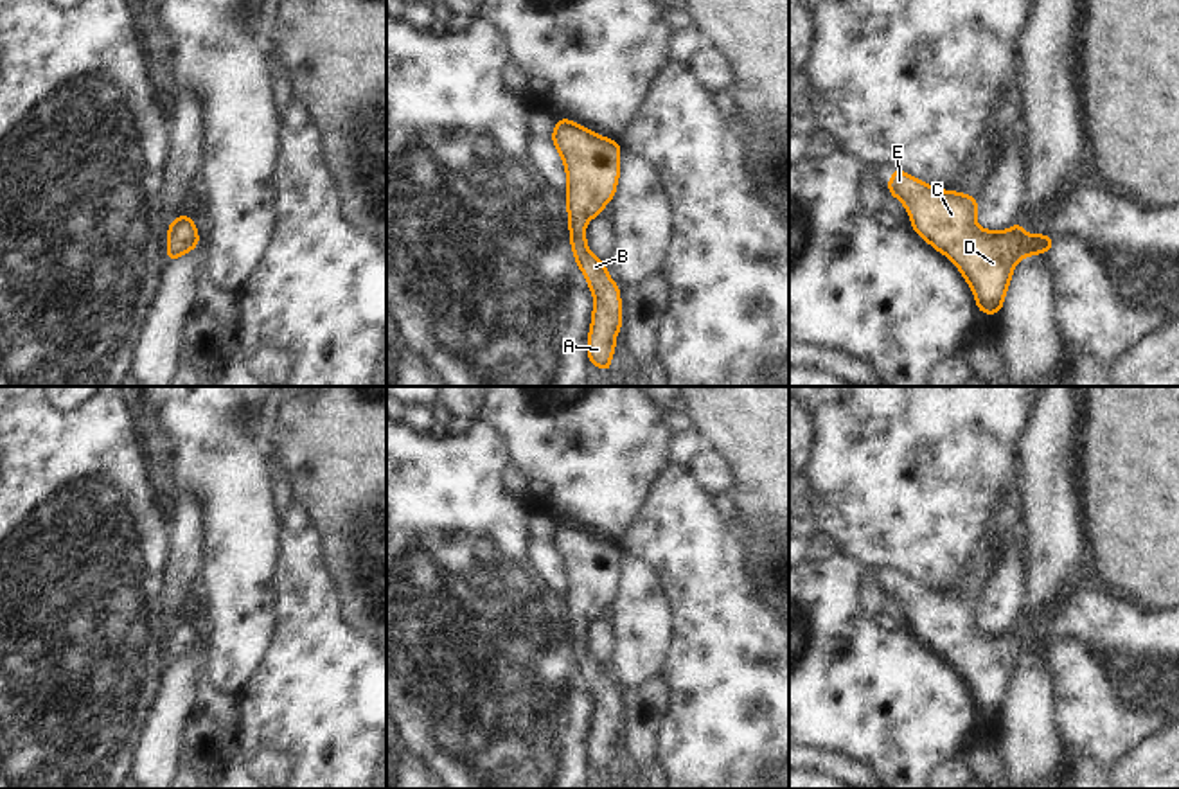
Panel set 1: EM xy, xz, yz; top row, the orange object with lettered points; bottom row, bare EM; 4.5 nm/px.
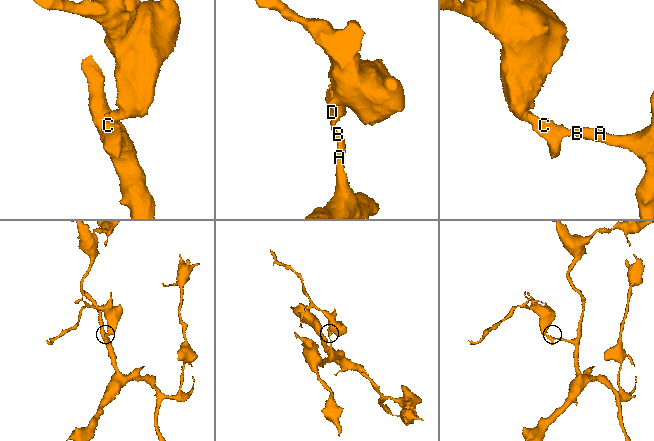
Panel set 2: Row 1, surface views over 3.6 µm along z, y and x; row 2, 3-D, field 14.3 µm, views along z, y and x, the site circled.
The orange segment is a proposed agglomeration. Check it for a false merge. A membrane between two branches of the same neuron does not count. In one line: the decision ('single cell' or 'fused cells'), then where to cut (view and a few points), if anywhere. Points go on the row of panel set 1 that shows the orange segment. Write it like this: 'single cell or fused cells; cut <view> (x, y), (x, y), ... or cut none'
single cell; cut none

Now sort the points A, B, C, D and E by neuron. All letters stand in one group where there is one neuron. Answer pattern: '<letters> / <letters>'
A B C D E

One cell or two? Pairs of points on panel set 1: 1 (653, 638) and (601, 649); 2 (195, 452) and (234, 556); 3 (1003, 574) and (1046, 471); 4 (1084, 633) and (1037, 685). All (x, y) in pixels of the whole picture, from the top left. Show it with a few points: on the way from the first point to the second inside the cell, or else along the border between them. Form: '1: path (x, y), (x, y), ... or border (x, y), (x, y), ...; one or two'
1: border (608, 620), (611, 629), (610, 662); two
2: path (220, 477), (234, 493), (234, 531); one
3: border (1021, 522), (1027, 543); two
4: border (1034, 658), (1054, 678), (1055, 710); two

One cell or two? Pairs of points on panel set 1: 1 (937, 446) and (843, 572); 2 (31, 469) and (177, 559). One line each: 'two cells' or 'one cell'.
1: two cells
2: two cells

